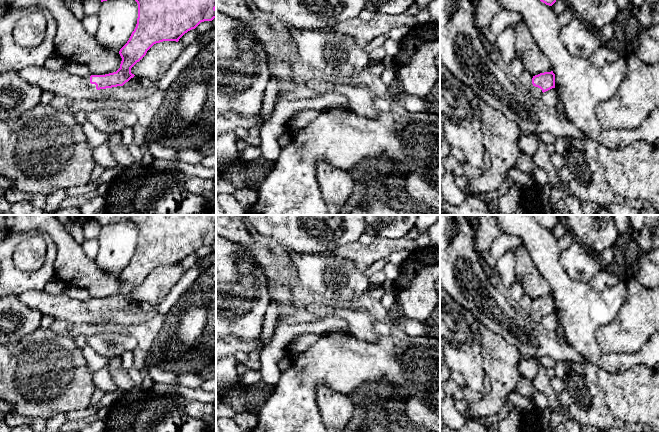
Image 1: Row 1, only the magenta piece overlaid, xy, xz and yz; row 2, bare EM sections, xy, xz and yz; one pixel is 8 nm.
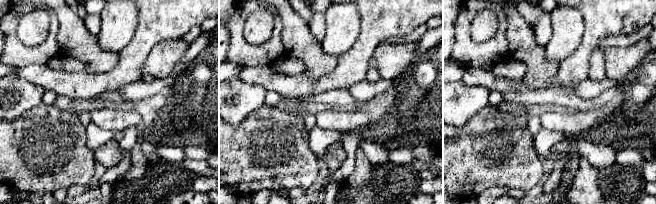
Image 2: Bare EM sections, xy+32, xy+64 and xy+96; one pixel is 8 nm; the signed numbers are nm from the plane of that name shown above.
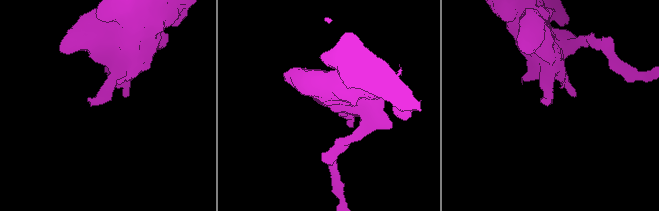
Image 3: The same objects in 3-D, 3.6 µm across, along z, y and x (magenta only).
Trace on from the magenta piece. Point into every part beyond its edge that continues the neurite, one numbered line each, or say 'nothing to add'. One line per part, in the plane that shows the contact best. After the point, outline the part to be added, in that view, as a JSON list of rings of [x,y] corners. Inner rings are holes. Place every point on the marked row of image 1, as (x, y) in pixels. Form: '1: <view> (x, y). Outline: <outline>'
1: xy (61, 83). Outline: [[[43,66],[27,67],[18,71],[20,77],[30,85],[35,85],[42,91],[48,92],[50,95],[58,95],[67,97],[69,100],[85,100],[89,99],[95,92],[96,85],[90,83],[90,77],[80,77],[72,75],[65,70],[50,70]]]

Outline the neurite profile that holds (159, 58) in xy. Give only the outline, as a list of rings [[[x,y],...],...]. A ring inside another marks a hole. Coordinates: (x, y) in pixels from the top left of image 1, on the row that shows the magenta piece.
[[[176,41],[156,43],[131,68],[131,73],[137,77],[149,78],[157,82],[178,59],[184,49],[184,46]]]

